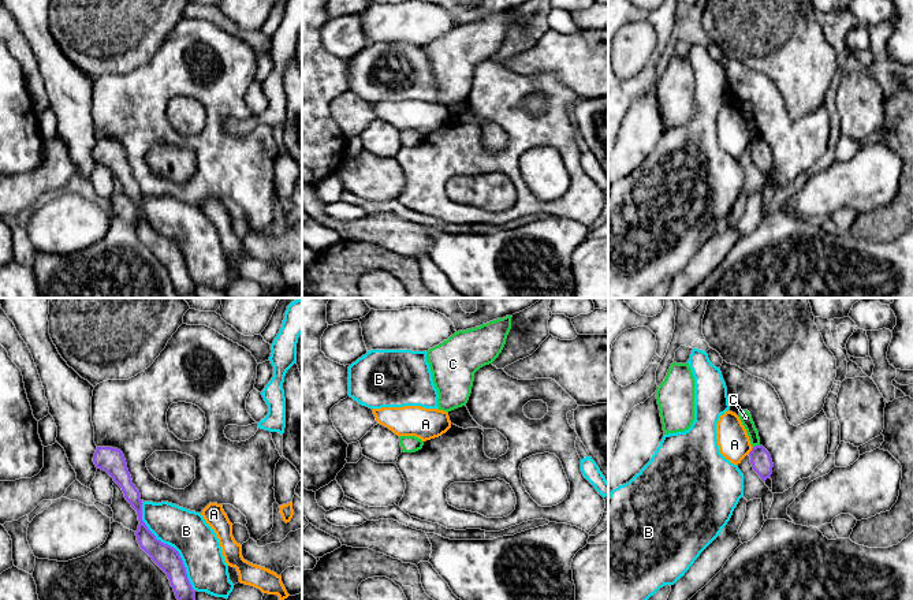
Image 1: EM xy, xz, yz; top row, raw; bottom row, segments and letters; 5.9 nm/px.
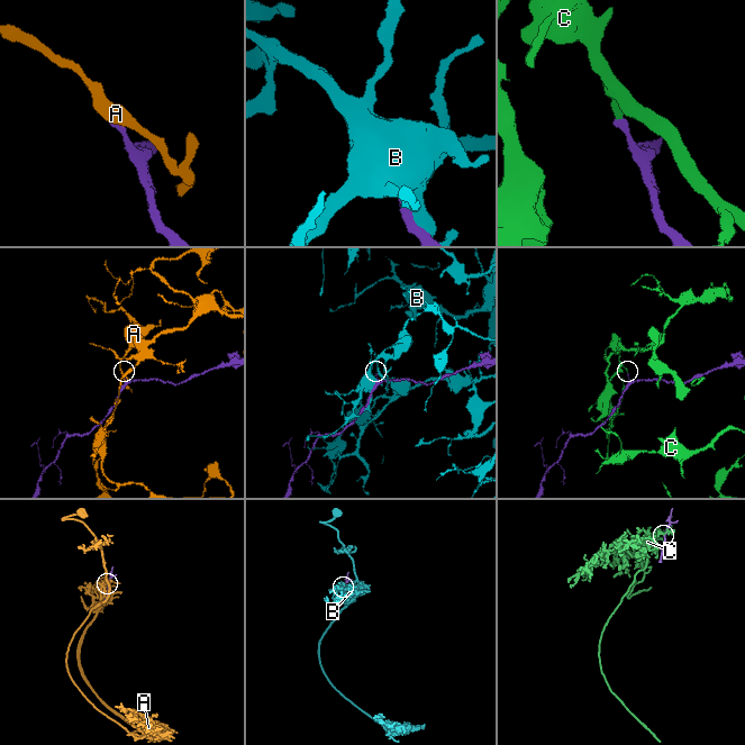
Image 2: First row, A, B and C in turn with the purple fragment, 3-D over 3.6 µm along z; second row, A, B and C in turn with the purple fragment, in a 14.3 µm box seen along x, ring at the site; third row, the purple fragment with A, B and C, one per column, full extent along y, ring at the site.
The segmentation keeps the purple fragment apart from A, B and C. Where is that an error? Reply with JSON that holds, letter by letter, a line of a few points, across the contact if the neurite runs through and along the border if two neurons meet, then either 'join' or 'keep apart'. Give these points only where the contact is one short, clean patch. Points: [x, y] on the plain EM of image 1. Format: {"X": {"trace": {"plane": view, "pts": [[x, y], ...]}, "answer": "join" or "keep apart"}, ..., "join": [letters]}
{"A": {"trace": {"plane": "yz", "pts": [[753, 141], [748, 146]]}, "answer": "keep apart"}, "B": {"answer": "keep apart"}, "C": {"trace": {"plane": "yz", "pts": [[759, 138], [753, 141]]}, "answer": "keep apart"}, "join": []}

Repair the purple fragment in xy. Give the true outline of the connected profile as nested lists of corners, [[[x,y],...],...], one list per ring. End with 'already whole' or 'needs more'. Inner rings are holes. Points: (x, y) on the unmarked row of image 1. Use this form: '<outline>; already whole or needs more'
[[[97,141],[93,156],[97,163],[107,165],[113,172],[122,182],[126,194],[137,205],[139,215],[138,224],[135,226],[137,235],[141,243],[167,268],[179,297],[195,298],[195,284],[187,272],[179,246],[174,241],[157,234],[142,215],[141,187],[133,178],[123,146],[112,141]]]; already whole

